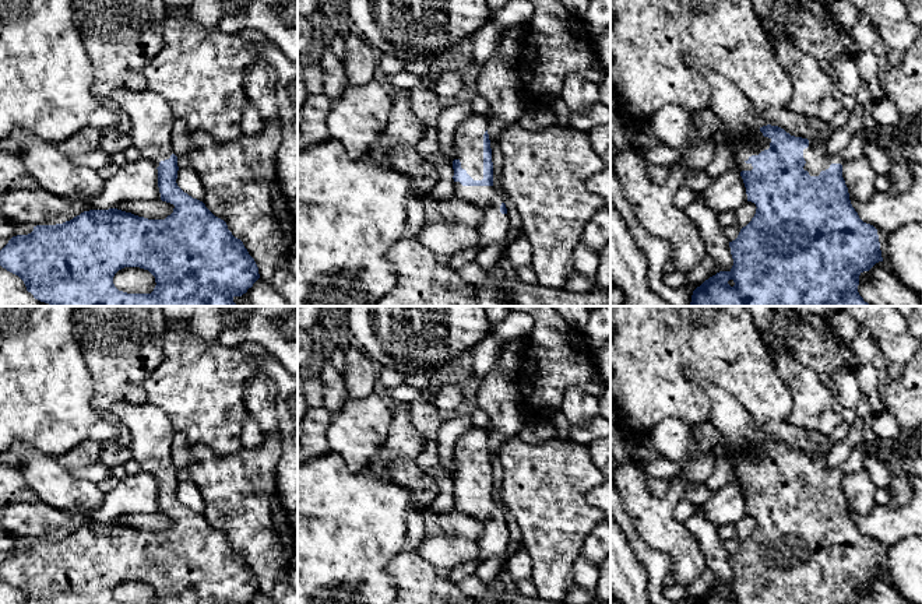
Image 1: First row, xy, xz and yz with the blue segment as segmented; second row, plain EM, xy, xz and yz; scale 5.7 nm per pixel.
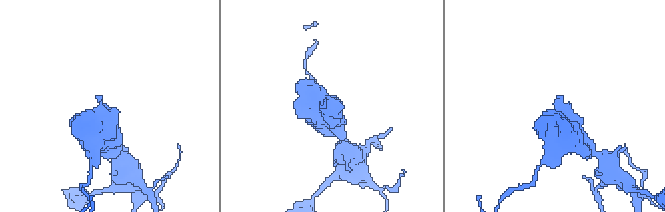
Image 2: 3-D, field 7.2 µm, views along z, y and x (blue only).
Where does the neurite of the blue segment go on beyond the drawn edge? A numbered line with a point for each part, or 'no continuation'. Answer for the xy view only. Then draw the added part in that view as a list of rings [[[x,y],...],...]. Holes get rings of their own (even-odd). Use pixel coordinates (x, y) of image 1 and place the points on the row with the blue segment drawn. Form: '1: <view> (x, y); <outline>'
1: xy (151, 116); [[[119,88],[109,95],[109,103],[129,115],[131,141],[142,158],[156,168],[161,161],[170,158],[172,127],[176,117],[163,96],[148,88],[142,91]]]

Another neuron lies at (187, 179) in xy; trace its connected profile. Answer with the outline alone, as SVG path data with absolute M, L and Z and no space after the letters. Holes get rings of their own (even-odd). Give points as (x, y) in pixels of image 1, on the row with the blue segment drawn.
M191 166L177 171L176 183L184 193L191 196L193 199L204 201L205 190L203 182L198 173Z

